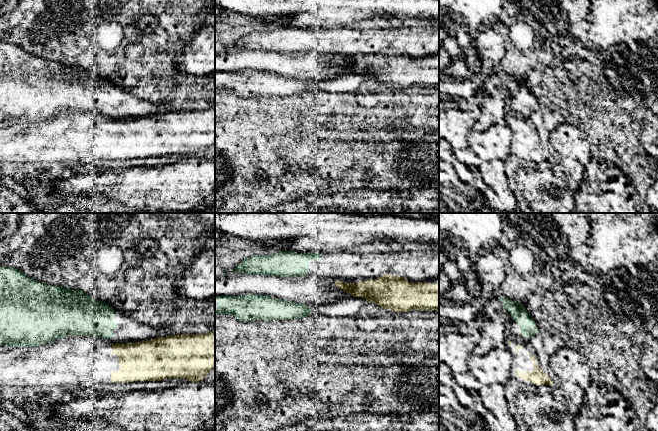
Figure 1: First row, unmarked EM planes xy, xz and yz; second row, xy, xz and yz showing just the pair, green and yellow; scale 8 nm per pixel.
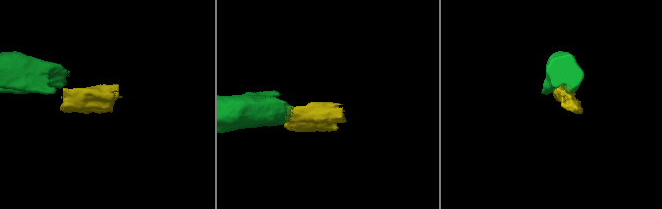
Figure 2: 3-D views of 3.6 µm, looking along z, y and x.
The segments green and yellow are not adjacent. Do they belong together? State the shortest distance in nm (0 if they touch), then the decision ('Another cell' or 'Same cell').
Distance 60 nm. Another cell

